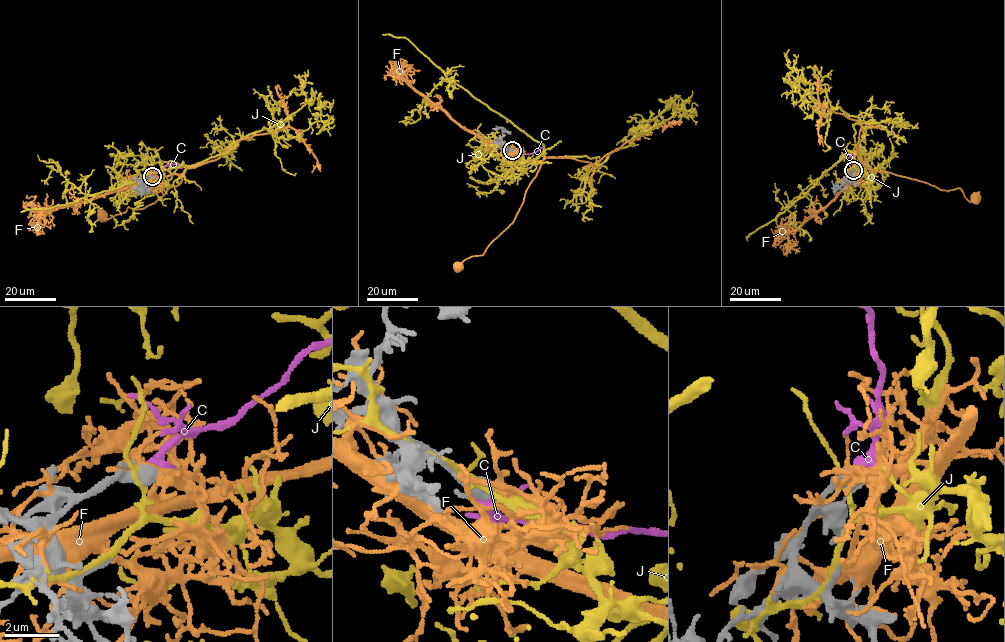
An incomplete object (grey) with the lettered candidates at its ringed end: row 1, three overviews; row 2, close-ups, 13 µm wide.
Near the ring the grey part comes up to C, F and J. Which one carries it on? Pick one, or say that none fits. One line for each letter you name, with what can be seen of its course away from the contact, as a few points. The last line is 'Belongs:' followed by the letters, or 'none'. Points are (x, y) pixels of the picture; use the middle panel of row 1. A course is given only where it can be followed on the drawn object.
C: via (511, 150), (530, 154), (542, 147)
Belongs: C

